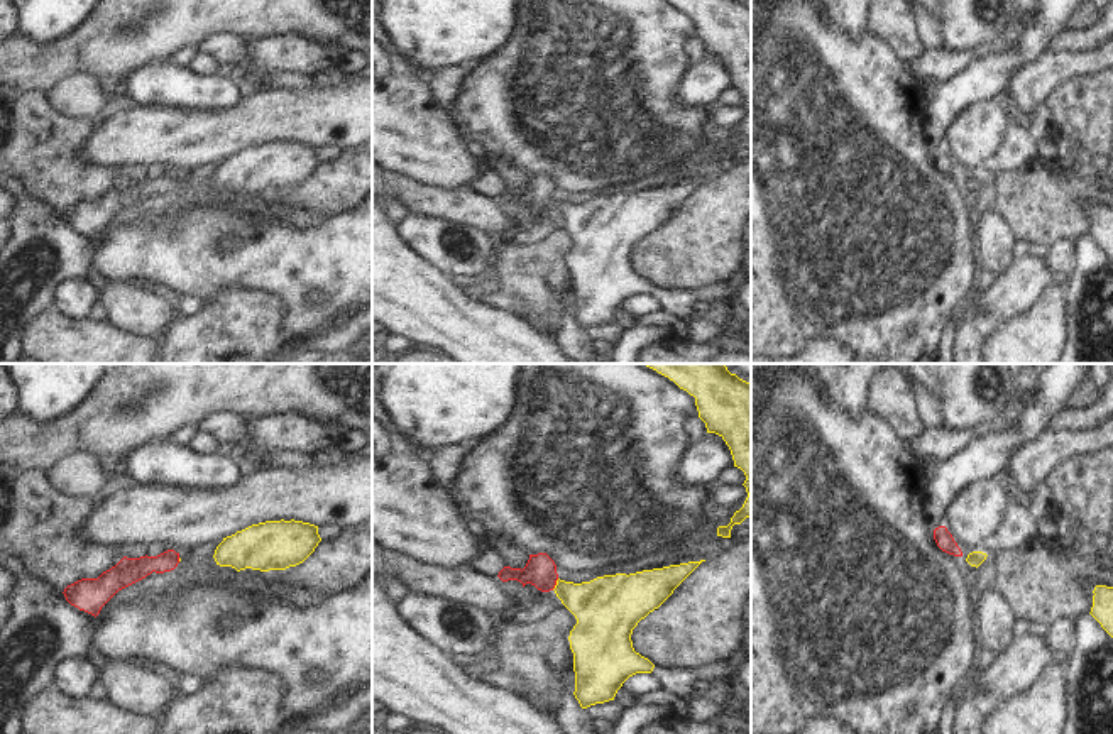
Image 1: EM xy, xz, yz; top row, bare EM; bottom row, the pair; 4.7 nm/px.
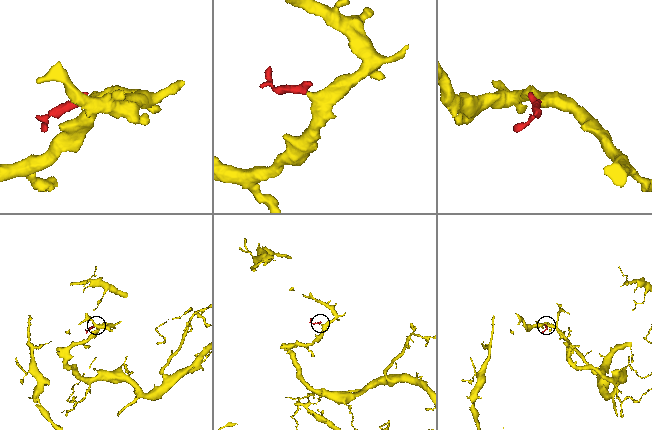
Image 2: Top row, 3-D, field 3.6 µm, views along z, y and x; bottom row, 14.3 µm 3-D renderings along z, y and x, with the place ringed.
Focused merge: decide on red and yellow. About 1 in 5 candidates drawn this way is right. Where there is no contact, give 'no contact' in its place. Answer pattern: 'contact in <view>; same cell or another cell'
contact in xz; same cell

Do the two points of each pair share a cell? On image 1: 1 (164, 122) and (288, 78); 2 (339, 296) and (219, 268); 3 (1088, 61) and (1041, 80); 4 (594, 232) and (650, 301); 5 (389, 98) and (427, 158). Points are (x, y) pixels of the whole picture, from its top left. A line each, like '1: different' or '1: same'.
1: different
2: same
3: same
4: different
5: same

